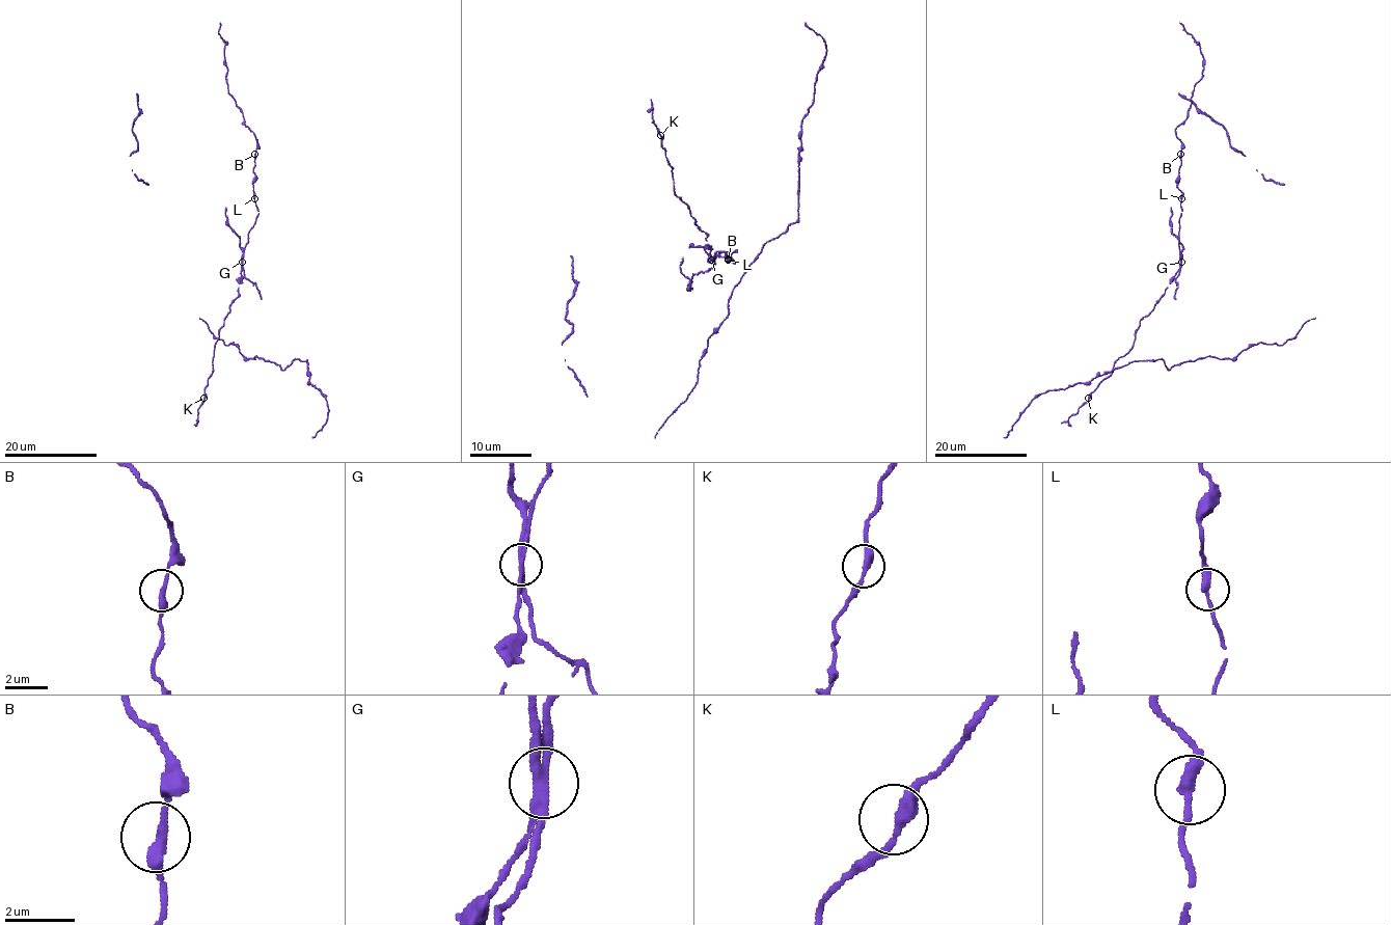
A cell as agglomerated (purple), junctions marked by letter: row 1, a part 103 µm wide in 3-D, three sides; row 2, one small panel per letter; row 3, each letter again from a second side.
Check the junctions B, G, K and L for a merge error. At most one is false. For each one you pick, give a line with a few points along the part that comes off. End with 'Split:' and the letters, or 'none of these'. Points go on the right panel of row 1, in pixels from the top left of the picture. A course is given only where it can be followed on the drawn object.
G: Course of the part to remove: (1181, 262), (1182, 246), (1172, 233), (1171, 207)
Split: G

